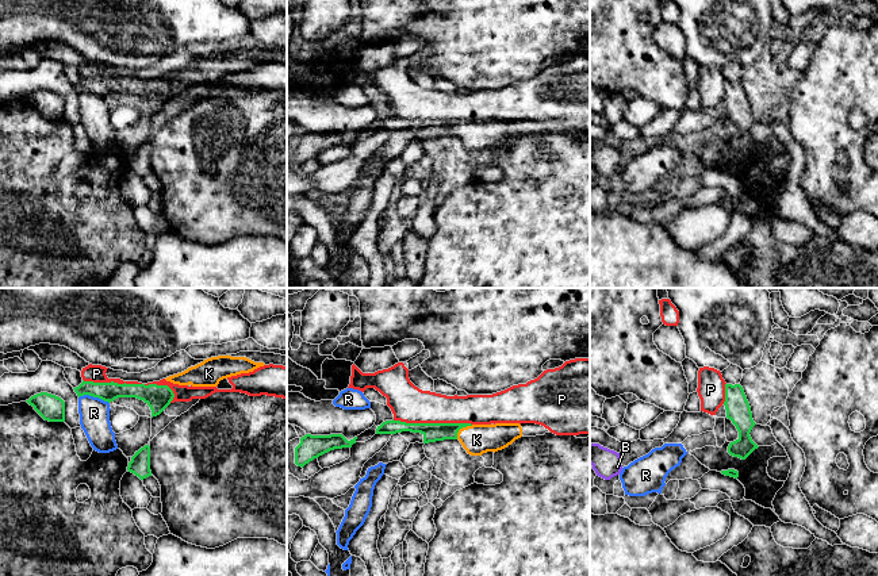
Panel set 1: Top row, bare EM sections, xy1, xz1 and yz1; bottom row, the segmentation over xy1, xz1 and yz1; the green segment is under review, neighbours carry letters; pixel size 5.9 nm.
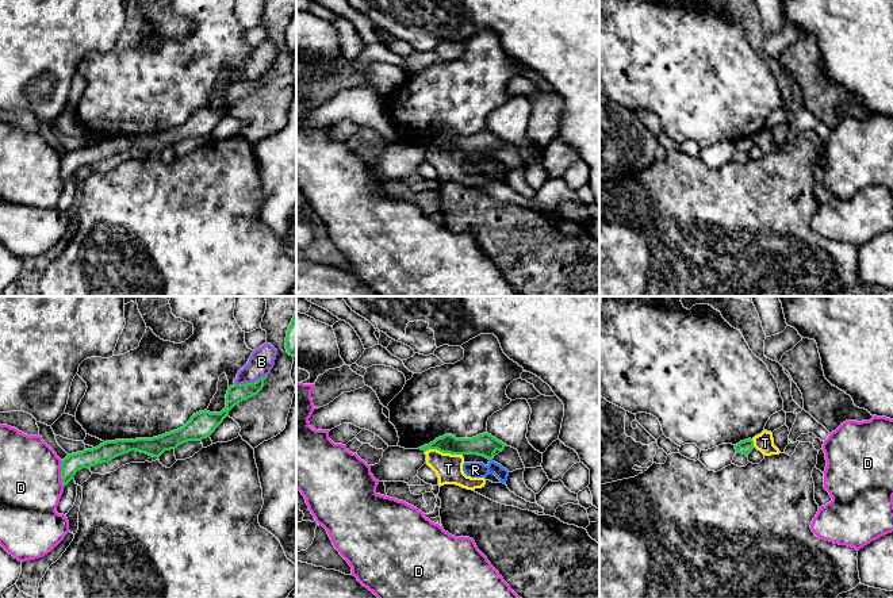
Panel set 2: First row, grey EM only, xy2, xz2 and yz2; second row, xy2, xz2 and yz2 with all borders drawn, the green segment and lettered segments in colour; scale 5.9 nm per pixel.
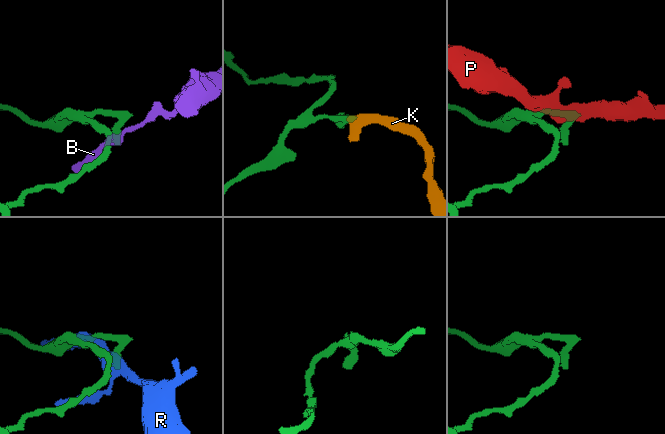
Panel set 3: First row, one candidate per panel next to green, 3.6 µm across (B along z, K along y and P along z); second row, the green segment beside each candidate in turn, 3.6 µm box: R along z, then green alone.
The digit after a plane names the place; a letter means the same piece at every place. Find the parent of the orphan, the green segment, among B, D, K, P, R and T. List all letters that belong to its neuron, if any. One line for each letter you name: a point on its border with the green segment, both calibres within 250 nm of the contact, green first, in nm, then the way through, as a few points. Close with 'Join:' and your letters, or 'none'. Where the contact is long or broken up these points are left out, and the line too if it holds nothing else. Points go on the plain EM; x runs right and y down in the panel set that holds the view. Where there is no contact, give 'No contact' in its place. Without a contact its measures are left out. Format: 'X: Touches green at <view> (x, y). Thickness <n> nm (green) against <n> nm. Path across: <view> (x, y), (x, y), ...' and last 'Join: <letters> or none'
K: Touches green at xz1 (461, 125). Thickness 110 nm (green) against 180 nm. Path across: xz1 (432, 129), (461, 125), (476, 137)
Join: K

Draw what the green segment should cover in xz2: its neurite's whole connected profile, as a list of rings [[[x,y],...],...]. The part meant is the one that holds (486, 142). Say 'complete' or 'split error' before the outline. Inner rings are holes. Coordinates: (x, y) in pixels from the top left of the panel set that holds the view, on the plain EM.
complete; [[[483,130],[472,135],[456,135],[452,131],[445,131],[436,135],[429,142],[423,142],[418,146],[425,149],[429,146],[437,146],[442,150],[451,152],[478,152],[493,157],[494,150],[497,147],[503,147],[505,143],[506,141],[502,138],[497,137],[488,130]]]

